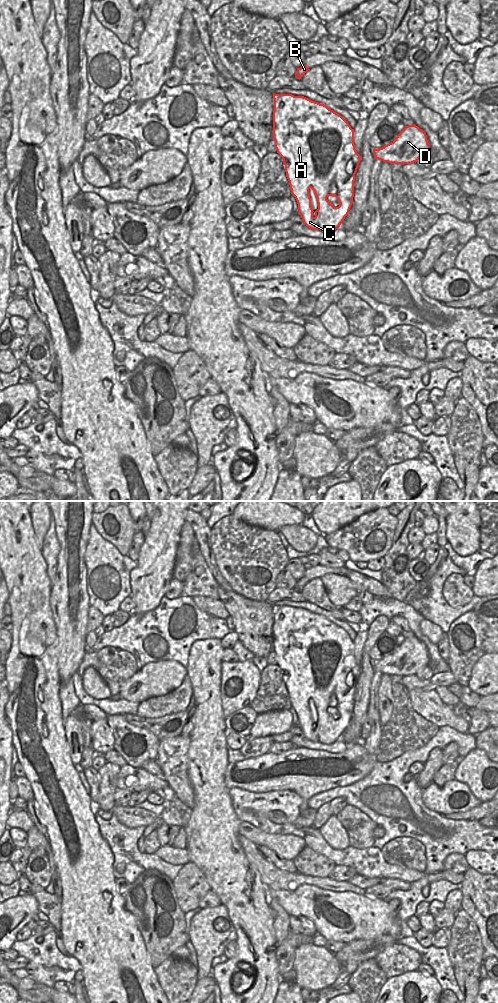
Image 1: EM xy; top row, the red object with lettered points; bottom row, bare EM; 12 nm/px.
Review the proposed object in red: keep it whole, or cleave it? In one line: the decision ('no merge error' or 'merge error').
no merge error

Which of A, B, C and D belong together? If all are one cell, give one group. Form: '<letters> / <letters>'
A B C D

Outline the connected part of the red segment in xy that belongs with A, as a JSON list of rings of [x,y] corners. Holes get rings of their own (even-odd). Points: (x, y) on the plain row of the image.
[[[273,605],[273,611],[273,652],[277,665],[283,671],[291,706],[298,716],[298,726],[308,740],[330,745],[340,739],[353,716],[355,686],[361,673],[354,657],[354,641],[340,626],[304,608]],[[310,700],[317,710],[318,721],[315,724],[311,719]],[[328,708],[335,708],[339,718],[334,719],[327,712]]]

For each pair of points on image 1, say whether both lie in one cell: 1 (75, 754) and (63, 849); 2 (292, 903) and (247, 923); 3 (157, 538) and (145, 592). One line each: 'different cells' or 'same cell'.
1: different cells
2: different cells
3: same cell

